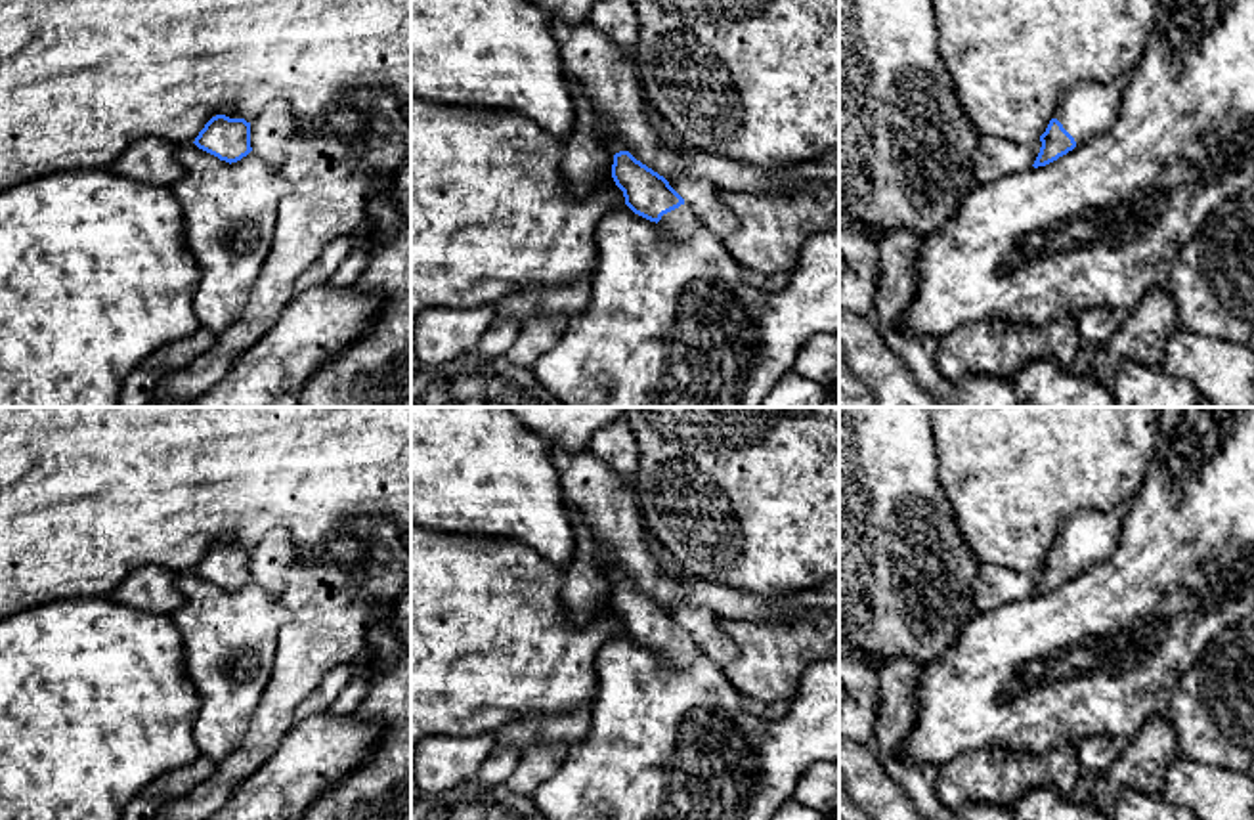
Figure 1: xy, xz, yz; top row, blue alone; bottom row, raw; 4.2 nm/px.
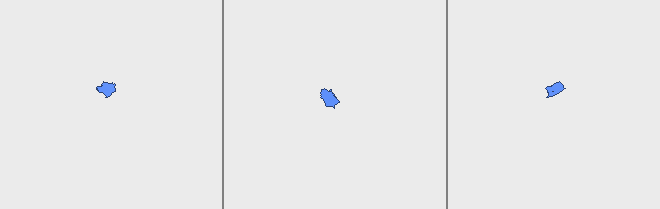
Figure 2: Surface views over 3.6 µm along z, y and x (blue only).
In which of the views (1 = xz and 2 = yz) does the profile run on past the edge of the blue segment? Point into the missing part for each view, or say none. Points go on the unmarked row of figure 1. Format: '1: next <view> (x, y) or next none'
1: next xz (681, 650)
2: next yz (1088, 538)

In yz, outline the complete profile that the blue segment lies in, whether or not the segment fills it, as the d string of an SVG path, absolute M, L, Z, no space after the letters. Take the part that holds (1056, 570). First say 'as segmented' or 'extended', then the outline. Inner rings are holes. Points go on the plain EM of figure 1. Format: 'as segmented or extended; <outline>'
extended; M1126 501L1107 512L1088 508L1074 512L1061 526L1053 547L1040 564L1042 575L1032 594L1046 594L1082 570L1105 562L1118 543L1120 524L1130 507L1132 501Z

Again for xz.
extended; M621 570L612 577L612 606L635 642L663 654L675 667L688 667L705 656L663 604L637 589Z

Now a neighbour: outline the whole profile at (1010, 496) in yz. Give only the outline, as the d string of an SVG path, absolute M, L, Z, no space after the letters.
M927 407L937 440L937 476L952 505L958 528L983 564L1005 566L1017 572L1040 568L1053 547L1061 526L1078 510L1113 510L1116 505L1134 501L1139 493L1149 461L1158 438L1160 407Z

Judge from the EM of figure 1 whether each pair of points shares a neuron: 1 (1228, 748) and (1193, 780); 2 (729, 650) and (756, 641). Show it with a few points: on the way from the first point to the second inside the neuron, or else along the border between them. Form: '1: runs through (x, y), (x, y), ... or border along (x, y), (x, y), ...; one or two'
1: border along (1184, 755), (1226, 767), (1233, 773); two
2: border along (715, 616), (738, 650), (725, 669); two

